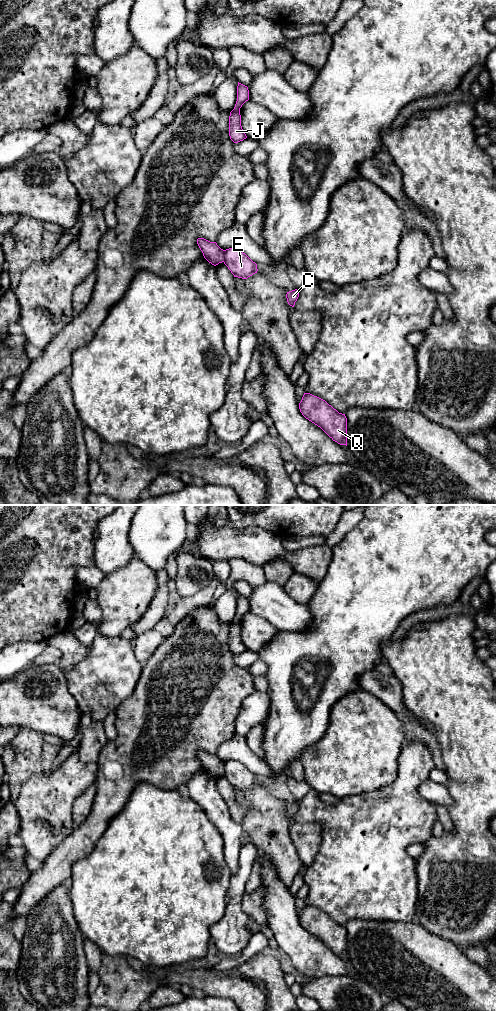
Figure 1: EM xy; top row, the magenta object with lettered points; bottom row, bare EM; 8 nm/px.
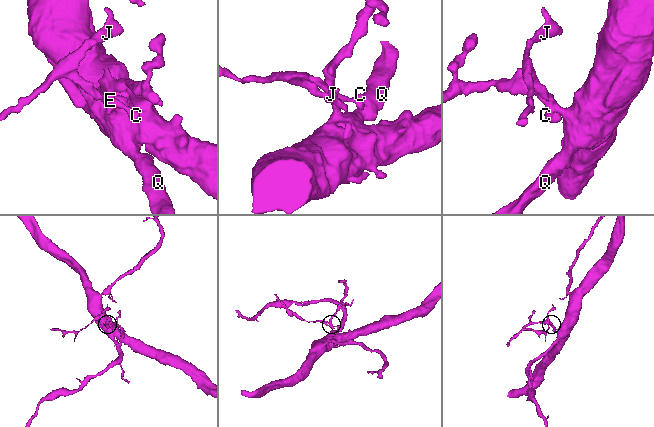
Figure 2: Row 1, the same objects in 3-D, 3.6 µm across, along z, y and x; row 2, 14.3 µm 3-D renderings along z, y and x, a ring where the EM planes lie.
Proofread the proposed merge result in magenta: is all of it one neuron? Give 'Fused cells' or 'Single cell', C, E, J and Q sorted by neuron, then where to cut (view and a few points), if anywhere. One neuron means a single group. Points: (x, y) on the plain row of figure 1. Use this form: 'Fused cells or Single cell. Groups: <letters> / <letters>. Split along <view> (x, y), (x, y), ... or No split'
Fused cells. Groups: C E Q / J. Split along xy (223, 762), (224, 773)

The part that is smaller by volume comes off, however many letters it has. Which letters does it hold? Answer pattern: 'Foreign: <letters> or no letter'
Foreign: J

